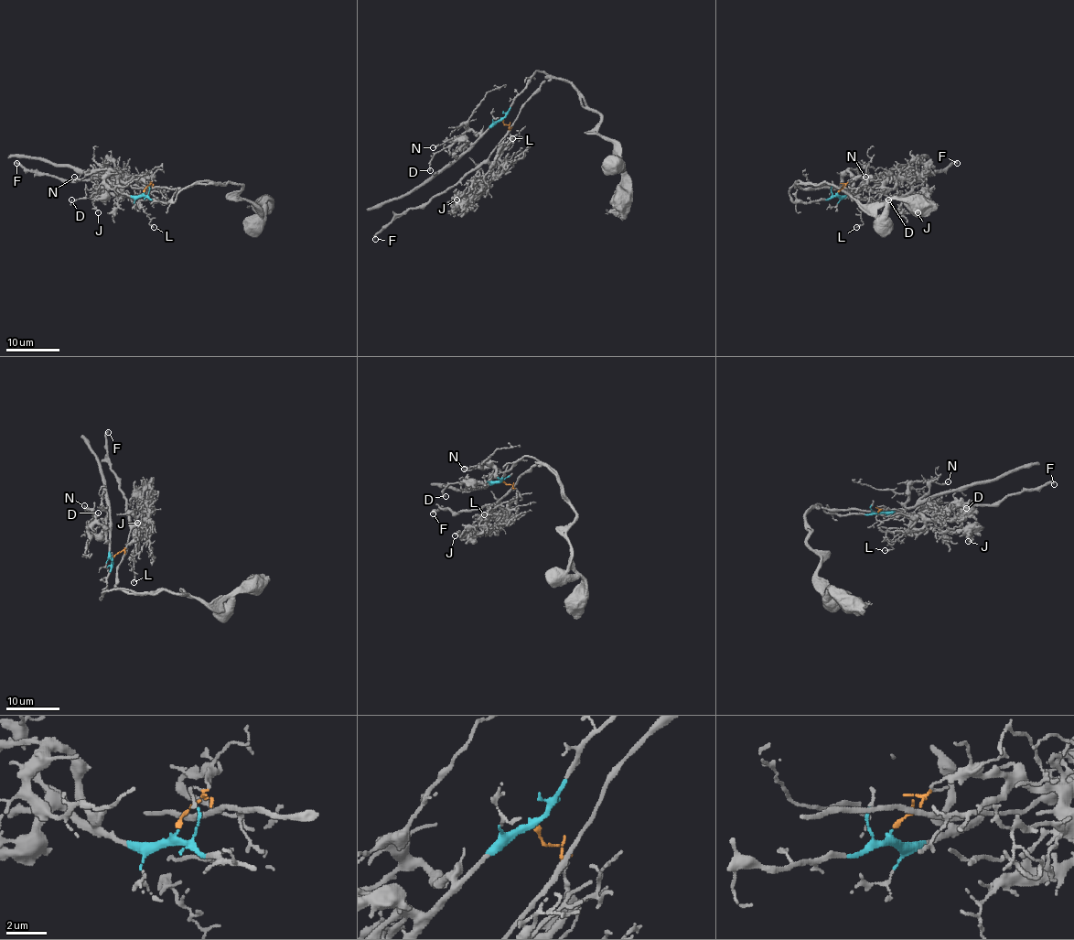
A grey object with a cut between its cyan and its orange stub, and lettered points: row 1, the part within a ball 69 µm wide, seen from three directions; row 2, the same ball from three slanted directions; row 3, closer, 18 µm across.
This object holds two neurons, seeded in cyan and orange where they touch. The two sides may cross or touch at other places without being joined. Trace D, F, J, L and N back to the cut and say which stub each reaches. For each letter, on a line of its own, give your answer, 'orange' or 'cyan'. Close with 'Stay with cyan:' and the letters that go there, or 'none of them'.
D: cyan
F: orange
J: orange
L: orange
N: cyan
Stay with cyan: D, N

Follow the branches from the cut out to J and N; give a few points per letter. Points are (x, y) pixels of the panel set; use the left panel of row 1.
J: (144, 191), (152, 178), (127, 179), (116, 193), (104, 193), (96, 197), (93, 203), (98, 212)
N: (144, 193), (128, 195), (113, 171), (105, 168), (96, 170), (83, 178), (75, 177)

